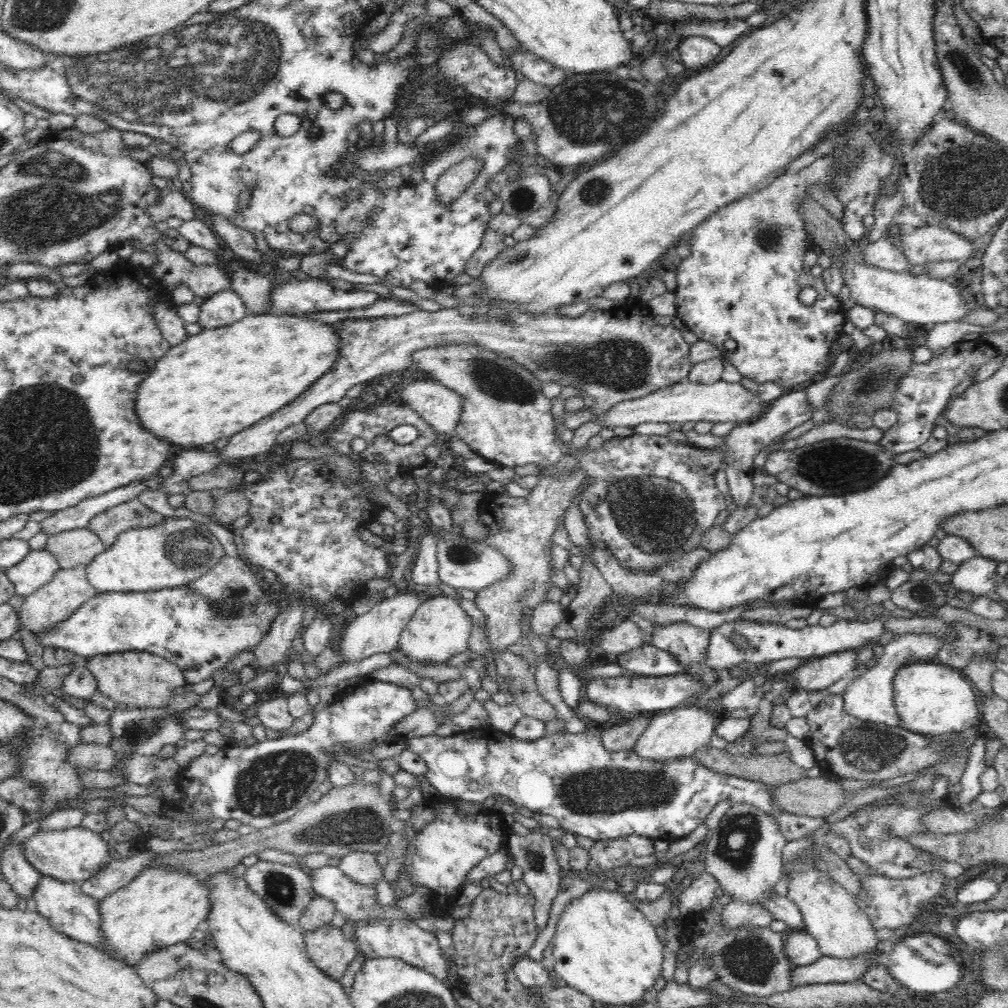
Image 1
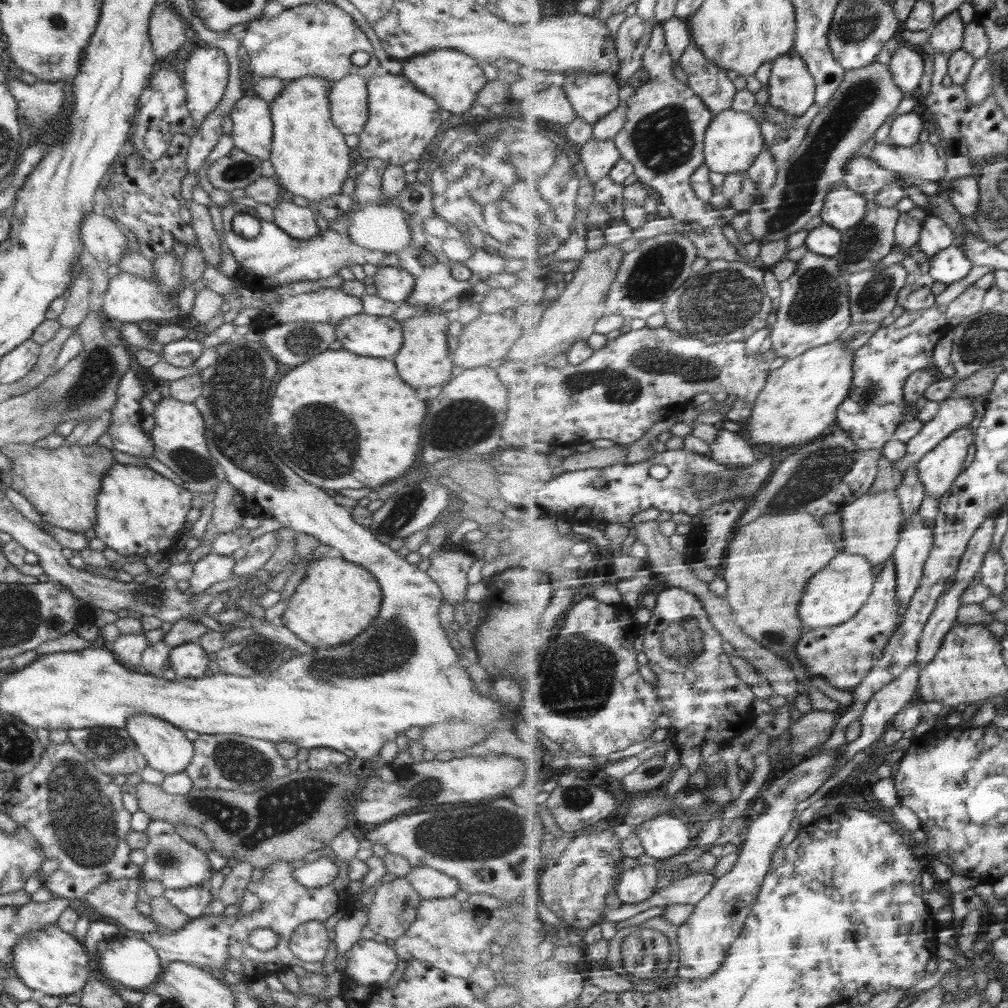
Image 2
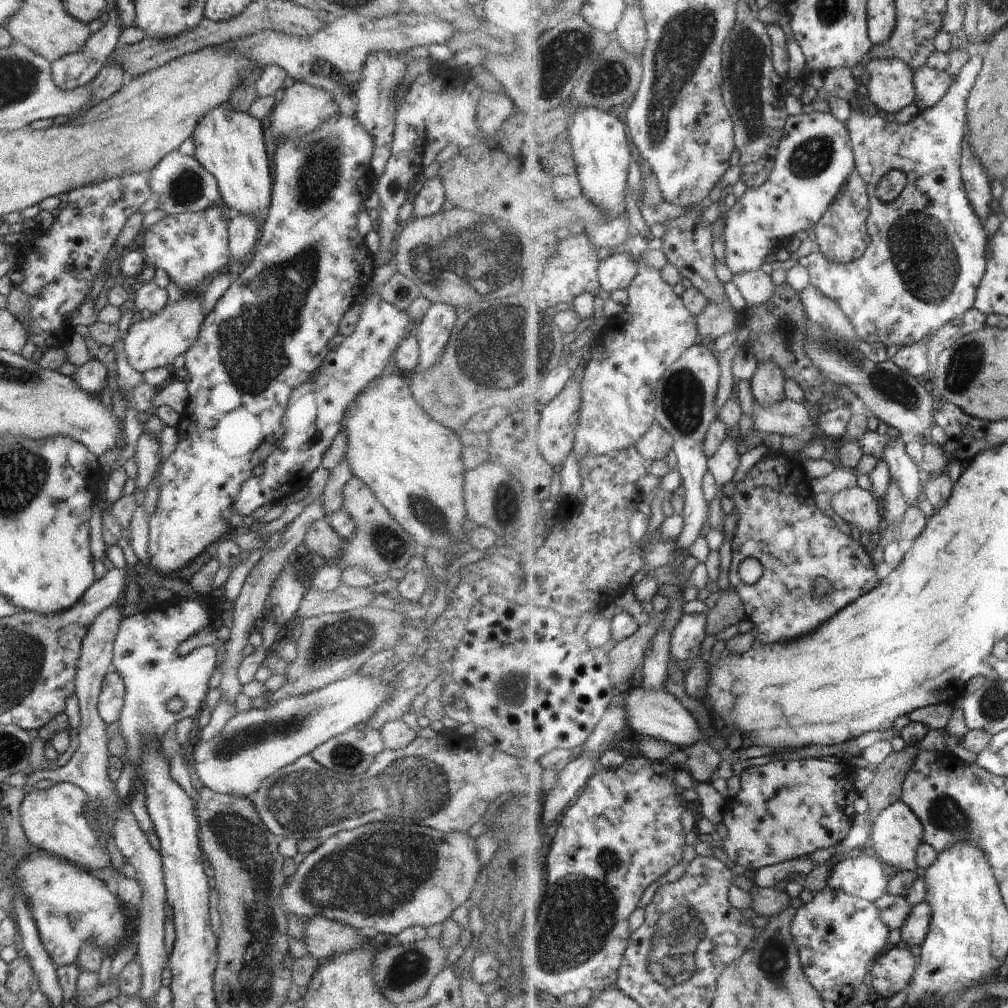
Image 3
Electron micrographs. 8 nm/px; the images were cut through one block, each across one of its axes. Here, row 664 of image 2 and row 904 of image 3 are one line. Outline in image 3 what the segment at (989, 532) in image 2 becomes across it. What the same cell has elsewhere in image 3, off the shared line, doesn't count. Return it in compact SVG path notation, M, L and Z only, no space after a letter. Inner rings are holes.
M926 901L913 908L911 918L901 929L903 944L916 952L926 942L932 926L933 910Z

